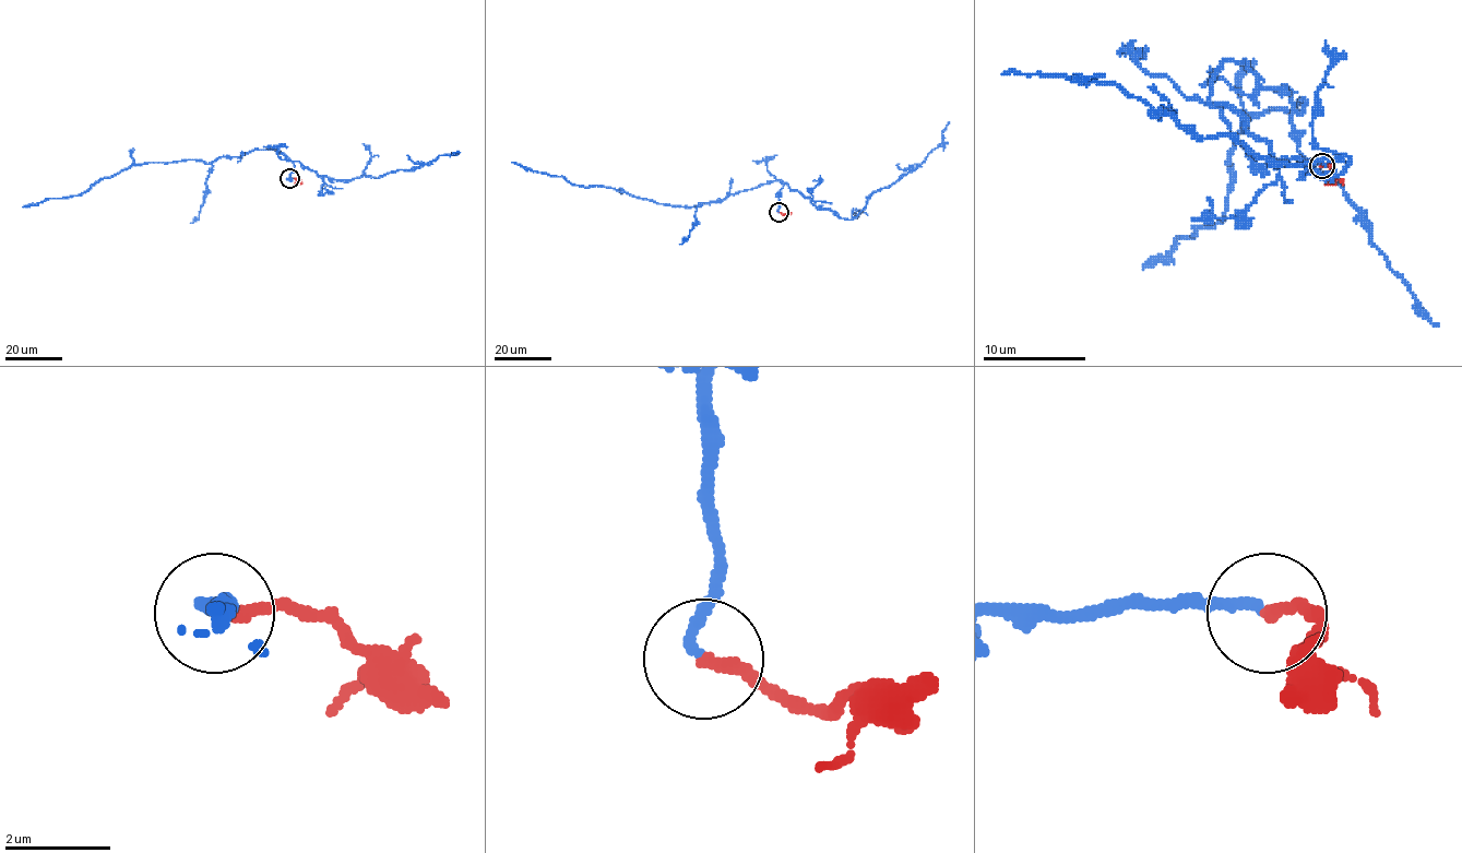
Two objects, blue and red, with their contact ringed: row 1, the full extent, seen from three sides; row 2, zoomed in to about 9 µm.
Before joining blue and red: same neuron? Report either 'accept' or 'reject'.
accept

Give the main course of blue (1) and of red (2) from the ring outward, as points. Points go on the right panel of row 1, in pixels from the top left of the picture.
1: (1322, 166), (1261, 166), (1212, 102), (1225, 61), (1305, 102), (1250, 115), (1227, 208), (1143, 269)
2: (1322, 166), (1330, 166), (1330, 179), (1326, 185)

